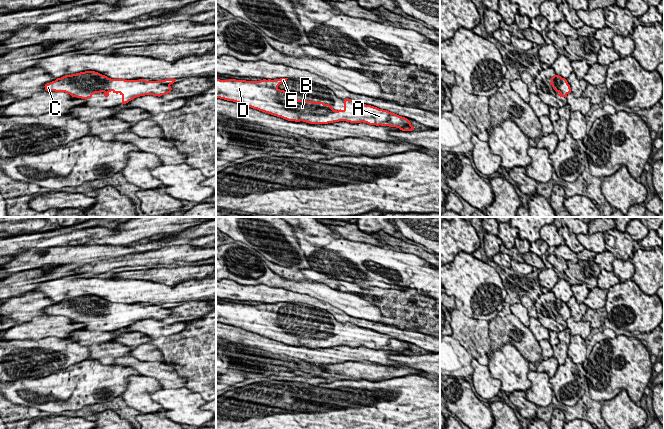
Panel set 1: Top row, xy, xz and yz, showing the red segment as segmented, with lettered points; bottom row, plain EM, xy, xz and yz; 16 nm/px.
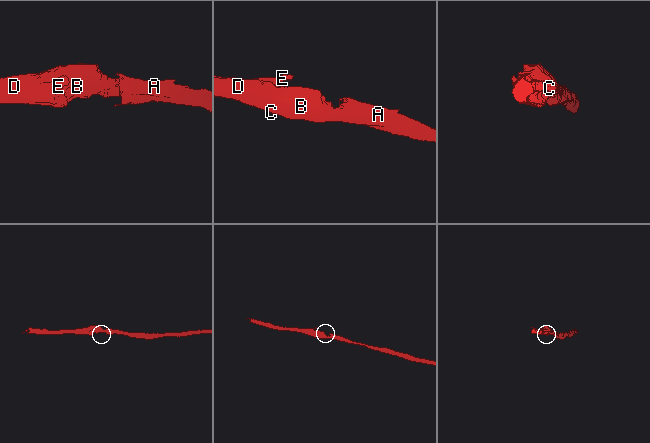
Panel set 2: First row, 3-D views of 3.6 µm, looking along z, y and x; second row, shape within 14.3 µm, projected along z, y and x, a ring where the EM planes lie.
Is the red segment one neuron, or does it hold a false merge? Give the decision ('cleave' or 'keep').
keep

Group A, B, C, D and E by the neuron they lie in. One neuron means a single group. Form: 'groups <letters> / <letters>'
groups A B C D E

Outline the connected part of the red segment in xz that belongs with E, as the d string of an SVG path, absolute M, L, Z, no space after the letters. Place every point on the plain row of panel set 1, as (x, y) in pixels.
M216 303L216 322L240 327L288 345L303 345L310 348L363 346L369 349L396 351L402 355L414 354L405 341L351 323L344 323L344 333L338 335L323 326L295 323L293 316L278 312L287 303L260 305Z

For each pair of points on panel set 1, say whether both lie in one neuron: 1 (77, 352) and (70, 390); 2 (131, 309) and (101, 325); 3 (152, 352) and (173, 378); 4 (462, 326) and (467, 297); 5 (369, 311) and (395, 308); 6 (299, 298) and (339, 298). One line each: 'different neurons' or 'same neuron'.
1: different neurons
2: same neuron
3: different neurons
4: different neurons
5: different neurons
6: different neurons

